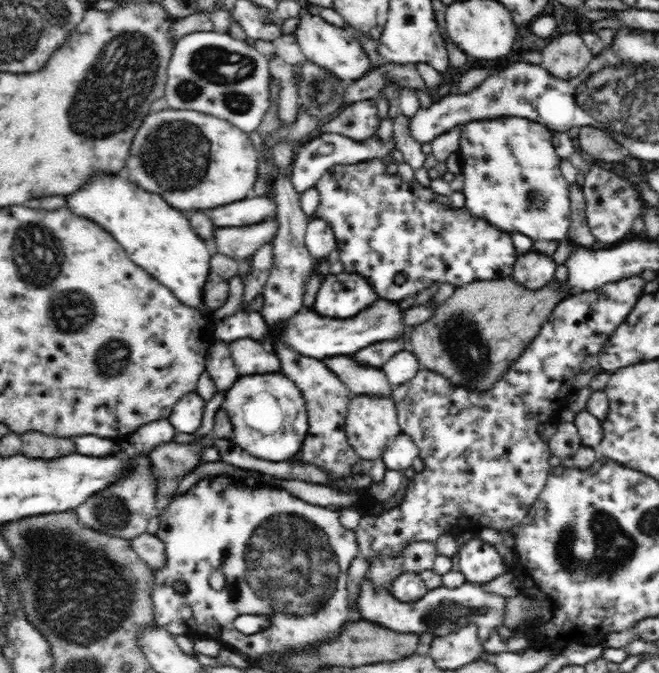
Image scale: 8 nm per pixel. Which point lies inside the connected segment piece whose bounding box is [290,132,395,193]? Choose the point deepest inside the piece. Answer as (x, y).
(315, 157)

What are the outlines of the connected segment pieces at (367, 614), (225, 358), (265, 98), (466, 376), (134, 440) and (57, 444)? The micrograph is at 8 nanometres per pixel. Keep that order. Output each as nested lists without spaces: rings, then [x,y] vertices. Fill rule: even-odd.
[[[364,580],[362,594],[360,594],[360,614],[364,620],[375,624],[381,624],[392,631],[413,632],[434,632],[439,636],[456,632],[456,630],[468,625],[477,625],[479,639],[485,641],[488,634],[496,630],[496,626],[502,624],[504,614],[504,598],[492,596],[482,592],[478,586],[466,581],[456,588],[448,588],[444,584],[438,588],[430,589],[420,600],[406,603],[396,599],[392,593],[384,590],[372,589],[372,583]],[[498,614],[498,616],[496,616]]]
[[[214,339],[207,354],[205,370],[208,377],[214,381],[216,393],[225,393],[240,378],[231,357],[229,343]]]
[[[193,32],[175,42],[169,60],[166,100],[170,109],[220,117],[251,133],[259,128],[271,105],[269,58],[245,40],[228,33]]]
[[[513,277],[500,280],[481,280],[457,287],[435,313],[423,324],[407,332],[408,346],[419,360],[422,369],[437,372],[450,382],[472,391],[487,391],[502,378],[511,364],[538,336],[542,326],[550,318],[554,307],[566,297],[572,296],[567,279],[562,282],[554,278],[549,284],[536,291],[523,288]]]
[[[168,419],[155,420],[120,439],[120,447],[130,456],[143,453],[148,455],[157,446],[172,441],[175,433],[174,427]]]
[[[28,431],[19,437],[23,442],[21,454],[35,459],[52,460],[68,456],[68,452],[76,453],[76,445],[72,438],[48,436],[38,431]]]

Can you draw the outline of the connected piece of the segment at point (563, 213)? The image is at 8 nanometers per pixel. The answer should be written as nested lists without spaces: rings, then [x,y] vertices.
[[[496,116],[476,119],[461,125],[461,174],[464,176],[465,208],[470,215],[510,234],[518,232],[535,240],[555,241],[565,238],[571,224],[570,184],[560,173],[560,160],[552,142],[552,130],[520,116]]]

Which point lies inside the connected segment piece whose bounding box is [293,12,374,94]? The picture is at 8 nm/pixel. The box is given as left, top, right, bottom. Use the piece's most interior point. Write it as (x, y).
(336, 49)

